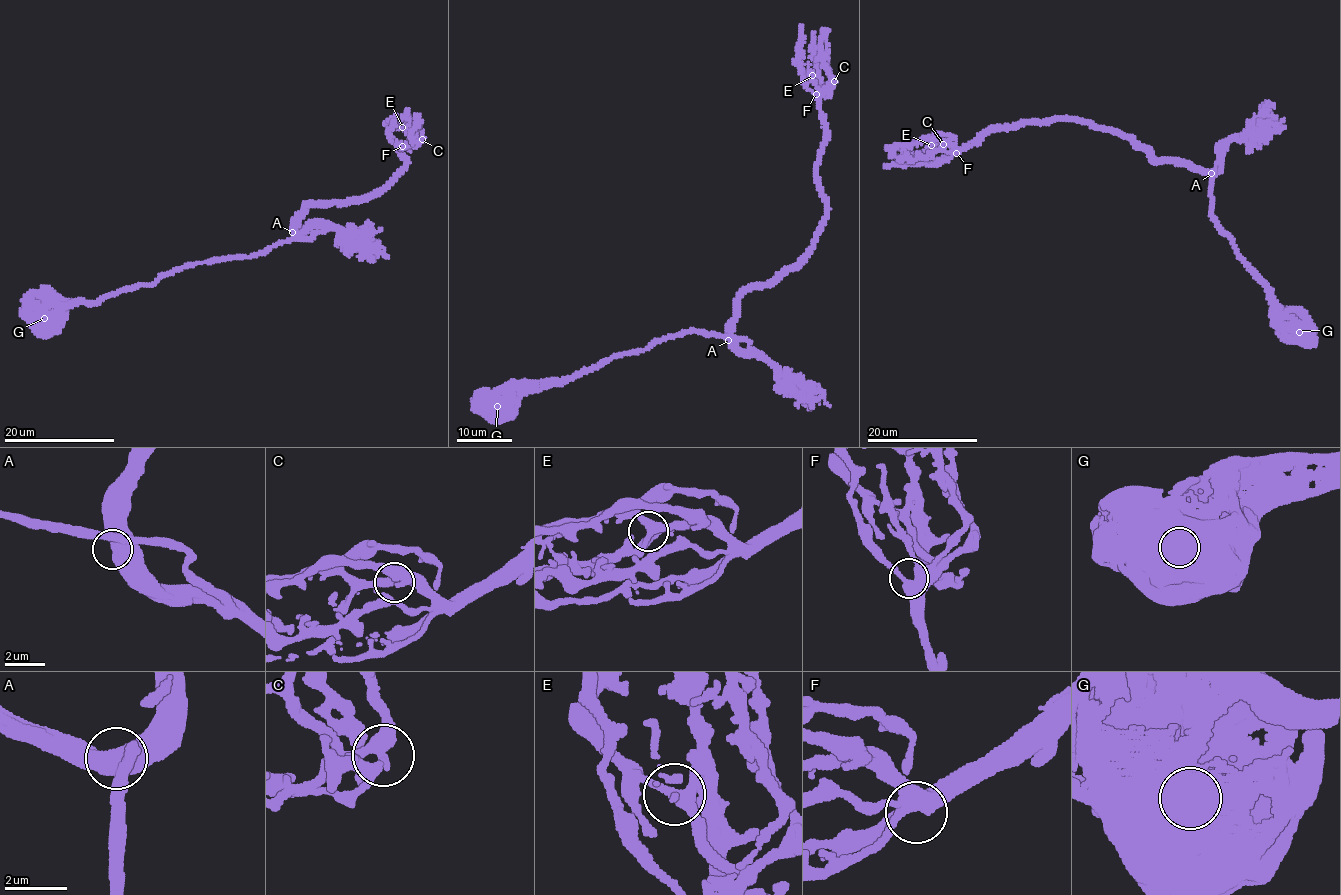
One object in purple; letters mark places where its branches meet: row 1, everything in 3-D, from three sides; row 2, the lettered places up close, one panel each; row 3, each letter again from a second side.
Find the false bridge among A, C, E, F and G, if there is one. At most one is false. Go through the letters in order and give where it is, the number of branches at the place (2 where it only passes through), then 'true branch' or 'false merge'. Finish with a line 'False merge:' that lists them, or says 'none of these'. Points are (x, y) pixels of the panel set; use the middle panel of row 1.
A: place (728, 340); branches 1; true branch
C: place (834, 81); branches 1; true branch
E: place (812, 75); branches 3; true branch
F: place (816, 94); branches 4; true branch
G: place (497, 406); branches 1; true branch
False merge: none of these

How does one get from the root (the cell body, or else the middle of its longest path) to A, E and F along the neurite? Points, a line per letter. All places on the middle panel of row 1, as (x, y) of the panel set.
A: (498, 413), (509, 416), (525, 394), (661, 340), (695, 332), (728, 340)
E: (498, 413), (661, 340), (733, 338), (737, 300), (797, 262), (826, 214), (825, 89), (812, 75)
F: (498, 413), (661, 340), (695, 332), (733, 338), (737, 300), (797, 262), (826, 214), (816, 94)

